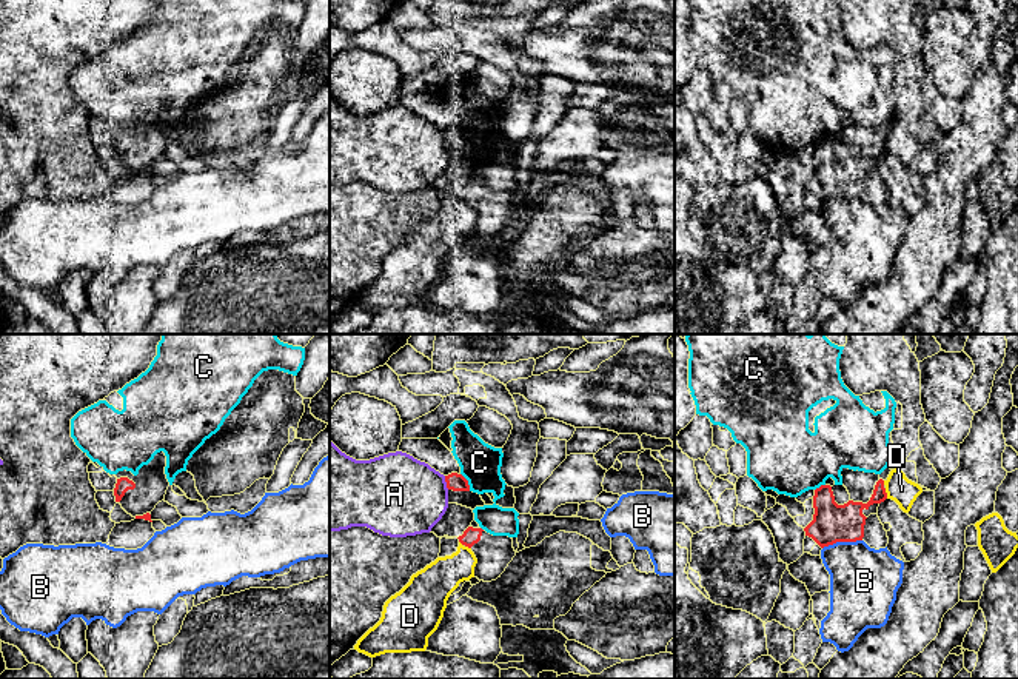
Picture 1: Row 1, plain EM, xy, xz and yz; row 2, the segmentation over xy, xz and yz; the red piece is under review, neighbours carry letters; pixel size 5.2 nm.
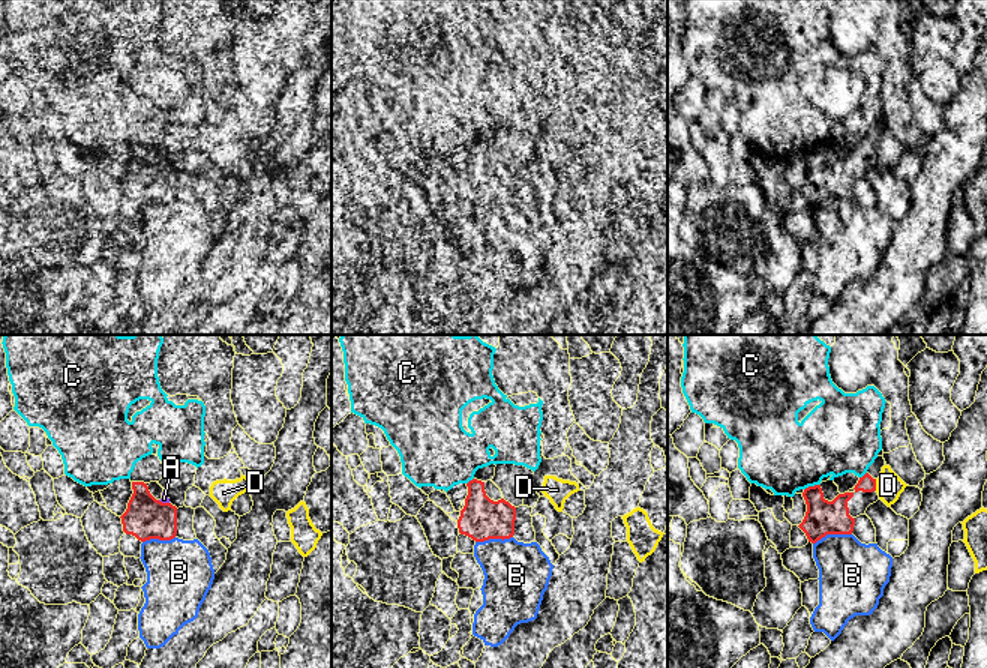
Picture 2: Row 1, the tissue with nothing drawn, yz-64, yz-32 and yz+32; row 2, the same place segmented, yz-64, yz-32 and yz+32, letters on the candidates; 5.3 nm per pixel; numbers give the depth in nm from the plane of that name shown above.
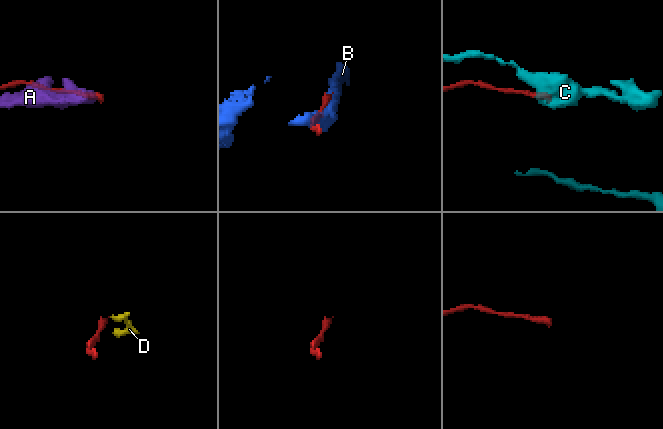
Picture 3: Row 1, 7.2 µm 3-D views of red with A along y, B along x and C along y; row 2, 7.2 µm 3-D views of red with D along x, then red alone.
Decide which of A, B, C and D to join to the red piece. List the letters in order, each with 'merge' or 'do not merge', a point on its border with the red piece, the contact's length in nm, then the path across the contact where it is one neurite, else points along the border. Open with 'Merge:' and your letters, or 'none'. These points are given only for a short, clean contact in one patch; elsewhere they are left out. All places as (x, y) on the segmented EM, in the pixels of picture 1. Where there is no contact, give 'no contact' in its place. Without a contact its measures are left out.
Merge: none
A: do not merge | xz (445, 481) | 80 nm
B: do not merge | yz (841, 541) | 220 nm
C: do not merge | xz (467, 482) | 110 nm
D: do not merge | yz (886, 493) | 60 nm

